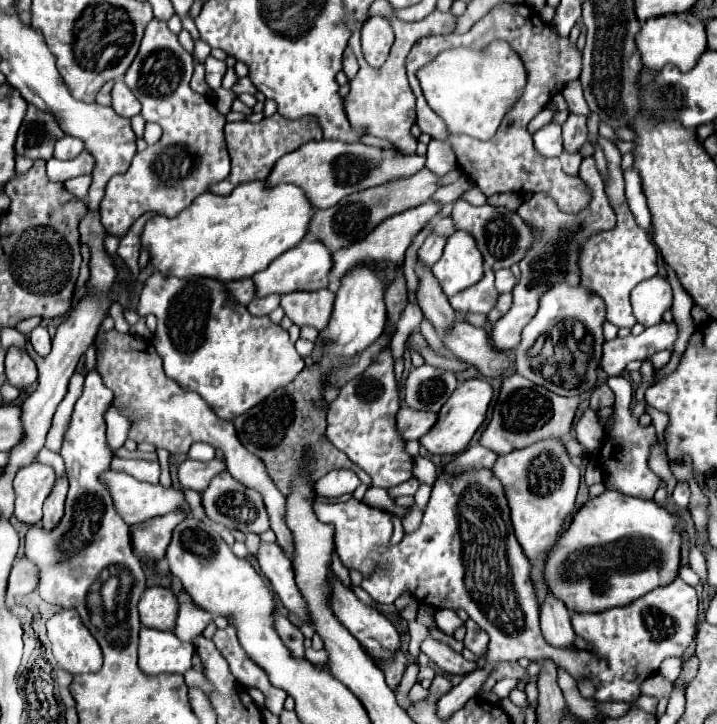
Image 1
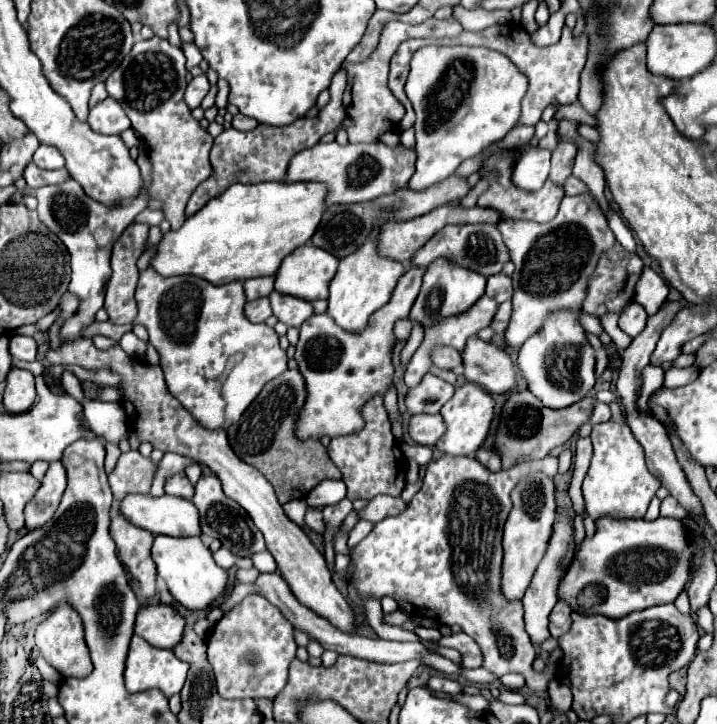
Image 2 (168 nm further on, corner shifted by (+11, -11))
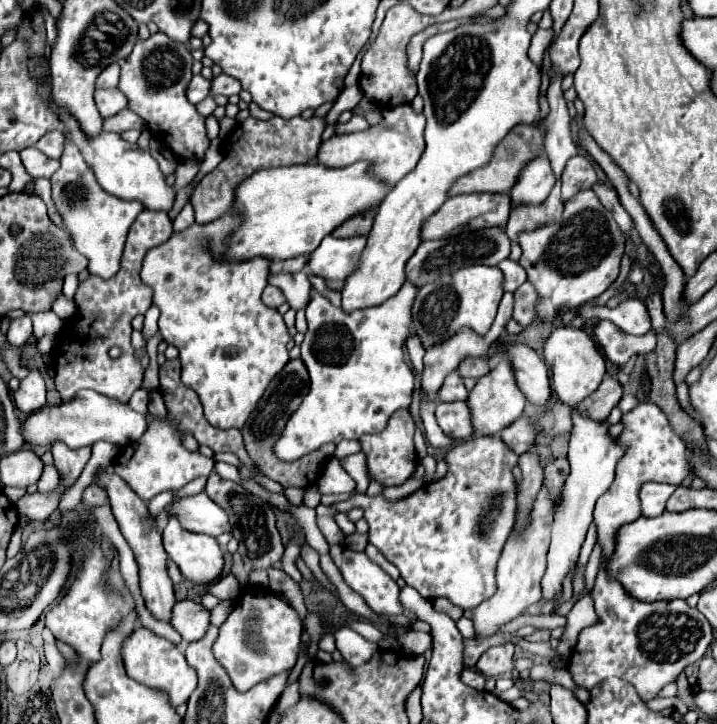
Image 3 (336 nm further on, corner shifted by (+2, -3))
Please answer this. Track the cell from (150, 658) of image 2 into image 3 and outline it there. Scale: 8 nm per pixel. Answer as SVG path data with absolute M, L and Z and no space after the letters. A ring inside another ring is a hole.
M137 627L135 633L129 635L127 643L123 643L123 661L125 661L127 675L131 675L137 683L167 691L169 701L171 701L173 707L187 701L189 695L197 687L197 673L185 661L183 649L179 645L155 635L153 631L149 631L145 627Z

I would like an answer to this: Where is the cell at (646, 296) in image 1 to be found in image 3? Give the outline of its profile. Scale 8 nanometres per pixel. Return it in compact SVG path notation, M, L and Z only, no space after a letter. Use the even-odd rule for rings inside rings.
M631 299L621 303L617 309L609 307L587 307L581 311L581 317L586 320L599 317L599 319L609 319L613 321L619 329L631 335L645 335L651 329L651 319L647 305L641 299Z

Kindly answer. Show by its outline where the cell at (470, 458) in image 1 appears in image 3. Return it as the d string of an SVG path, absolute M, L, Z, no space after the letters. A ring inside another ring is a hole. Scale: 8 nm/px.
M519 417L515 423L505 427L505 431L501 431L501 439L513 453L521 455L521 453L529 451L537 433L539 433L537 425L531 417Z

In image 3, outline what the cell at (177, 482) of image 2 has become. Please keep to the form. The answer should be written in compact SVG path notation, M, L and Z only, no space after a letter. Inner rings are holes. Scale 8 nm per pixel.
M169 419L163 421L153 421L147 431L141 435L141 439L137 439L135 443L129 443L127 447L121 449L121 453L115 457L113 461L113 473L117 473L121 479L125 479L125 483L143 499L149 501L151 497L155 497L161 491L177 491L183 485L187 485L191 479L205 475L209 477L209 473L213 471L215 461L201 455L201 453L191 453L181 445L181 437L177 435L177 431L173 431Z

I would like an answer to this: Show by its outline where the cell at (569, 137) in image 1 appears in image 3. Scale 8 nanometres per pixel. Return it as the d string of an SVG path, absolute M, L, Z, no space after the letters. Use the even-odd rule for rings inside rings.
M575 155L567 161L565 171L561 175L563 187L561 187L561 197L563 201L571 199L577 191L581 189L591 189L591 185L597 181L595 169L591 161L585 155Z

